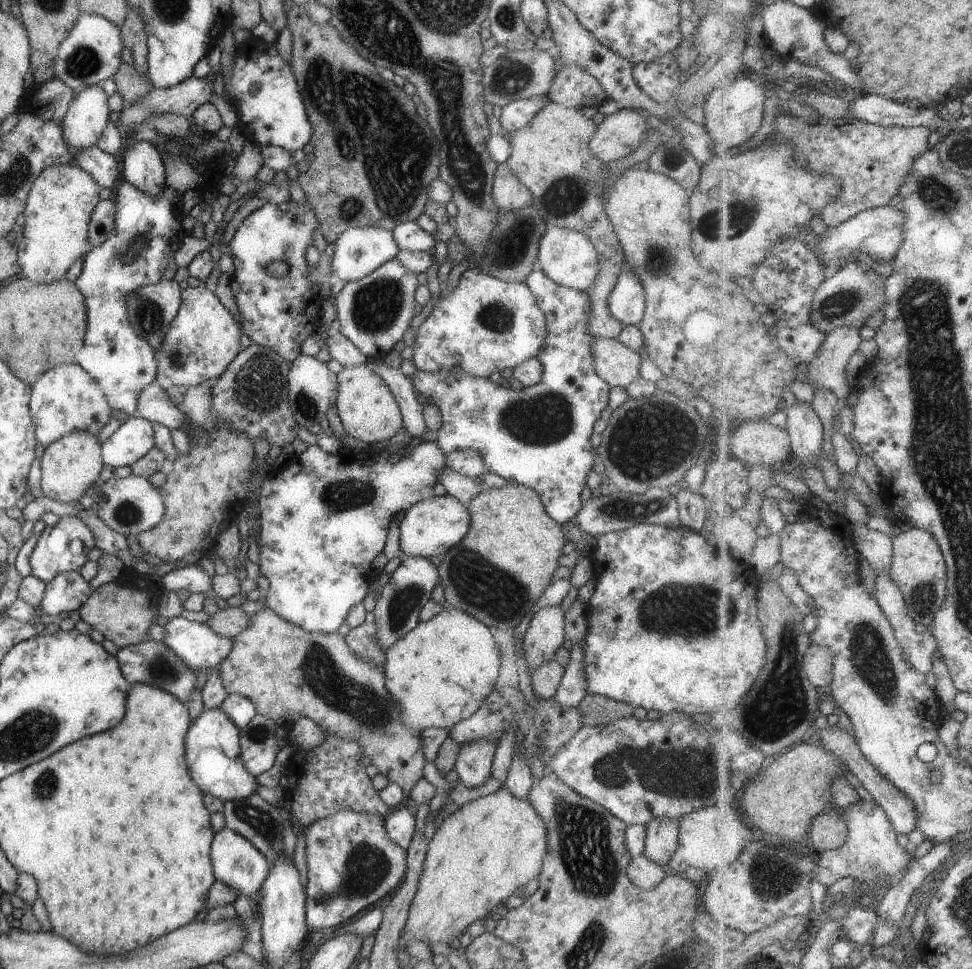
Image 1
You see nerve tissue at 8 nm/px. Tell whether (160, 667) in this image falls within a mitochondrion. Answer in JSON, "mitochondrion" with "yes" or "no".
{"mitochondrion":"yes"}

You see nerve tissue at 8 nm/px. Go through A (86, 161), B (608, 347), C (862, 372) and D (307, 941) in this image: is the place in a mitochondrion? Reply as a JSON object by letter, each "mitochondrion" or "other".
{"A":"other","B":"other","C":"other","D":"other"}

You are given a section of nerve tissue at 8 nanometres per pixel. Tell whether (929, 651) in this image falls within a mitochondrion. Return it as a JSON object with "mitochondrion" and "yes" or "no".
{"mitochondrion":"no"}

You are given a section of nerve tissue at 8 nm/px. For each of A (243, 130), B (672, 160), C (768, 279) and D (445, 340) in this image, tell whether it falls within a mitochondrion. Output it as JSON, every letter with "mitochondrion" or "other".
{"A":"other","B":"other","C":"other","D":"other"}

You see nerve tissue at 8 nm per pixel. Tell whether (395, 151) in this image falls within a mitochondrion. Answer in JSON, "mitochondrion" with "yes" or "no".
{"mitochondrion":"yes"}

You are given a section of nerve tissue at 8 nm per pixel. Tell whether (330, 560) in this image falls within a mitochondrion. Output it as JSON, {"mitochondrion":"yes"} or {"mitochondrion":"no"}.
{"mitochondrion":"no"}

